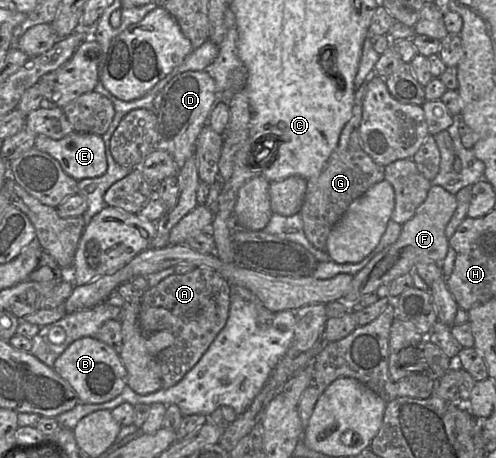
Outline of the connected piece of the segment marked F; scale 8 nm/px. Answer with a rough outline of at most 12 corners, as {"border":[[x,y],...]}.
{"border":[[432,184],[397,241],[354,275],[344,302],[441,264],[456,195]]}

